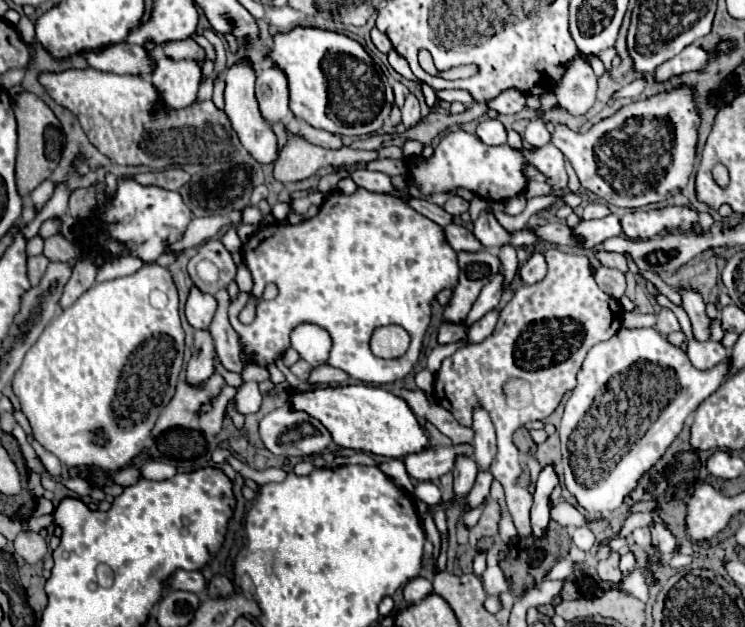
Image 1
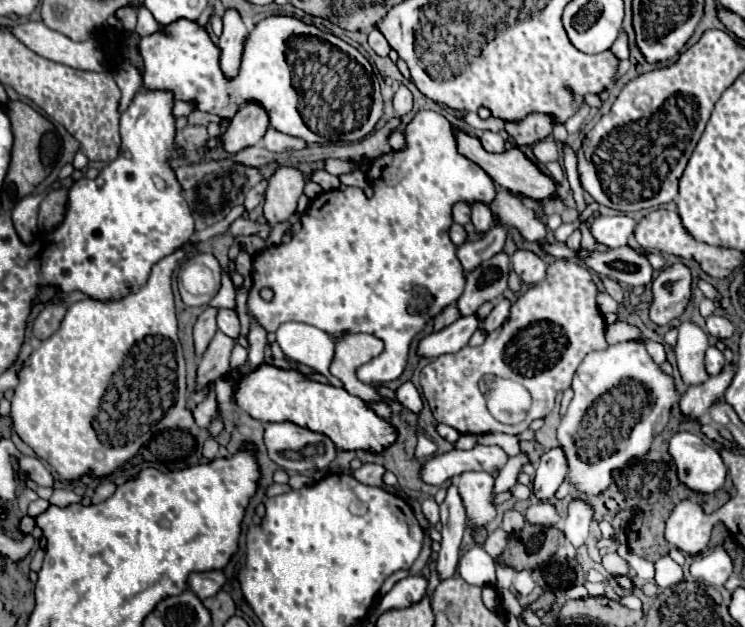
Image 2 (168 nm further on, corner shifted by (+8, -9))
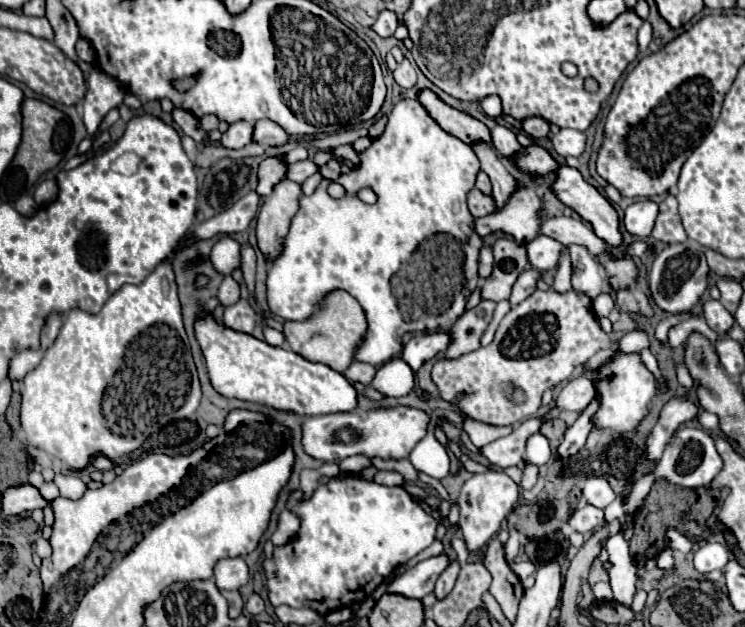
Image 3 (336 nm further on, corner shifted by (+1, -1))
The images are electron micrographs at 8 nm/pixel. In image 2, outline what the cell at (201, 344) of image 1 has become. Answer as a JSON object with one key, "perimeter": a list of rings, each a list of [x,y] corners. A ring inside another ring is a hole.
{"perimeter":[[[208,306],[196,320],[194,324],[194,346],[196,346],[196,356],[202,356],[202,352],[206,350],[206,344],[212,340],[214,332],[218,330],[216,326],[216,314],[218,308]]]}

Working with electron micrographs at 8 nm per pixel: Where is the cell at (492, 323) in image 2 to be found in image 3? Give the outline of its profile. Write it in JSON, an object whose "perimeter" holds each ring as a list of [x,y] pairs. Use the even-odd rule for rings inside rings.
{"perimeter":[[[531,268],[531,270],[523,272],[523,274],[517,278],[517,282],[513,284],[513,292],[511,292],[511,296],[509,296],[511,306],[517,306],[517,304],[523,302],[527,296],[531,296],[531,294],[535,292],[537,280],[539,280],[539,272],[537,272],[537,270]]]}

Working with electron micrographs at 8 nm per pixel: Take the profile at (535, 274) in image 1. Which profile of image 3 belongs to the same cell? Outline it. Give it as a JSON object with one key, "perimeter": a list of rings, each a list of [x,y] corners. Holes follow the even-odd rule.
{"perimeter":[[[537,236],[535,240],[531,240],[529,244],[525,244],[527,248],[527,258],[531,262],[531,266],[537,272],[547,272],[553,270],[559,262],[559,252],[561,252],[561,242],[547,238],[547,236]]]}

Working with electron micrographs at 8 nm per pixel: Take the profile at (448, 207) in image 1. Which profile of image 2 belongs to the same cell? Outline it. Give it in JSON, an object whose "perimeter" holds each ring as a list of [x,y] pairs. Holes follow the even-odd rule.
{"perimeter":[[[458,202],[456,206],[454,206],[454,210],[452,210],[452,216],[454,216],[454,222],[458,222],[458,224],[468,224],[470,222],[470,204],[466,204],[466,202]]]}

